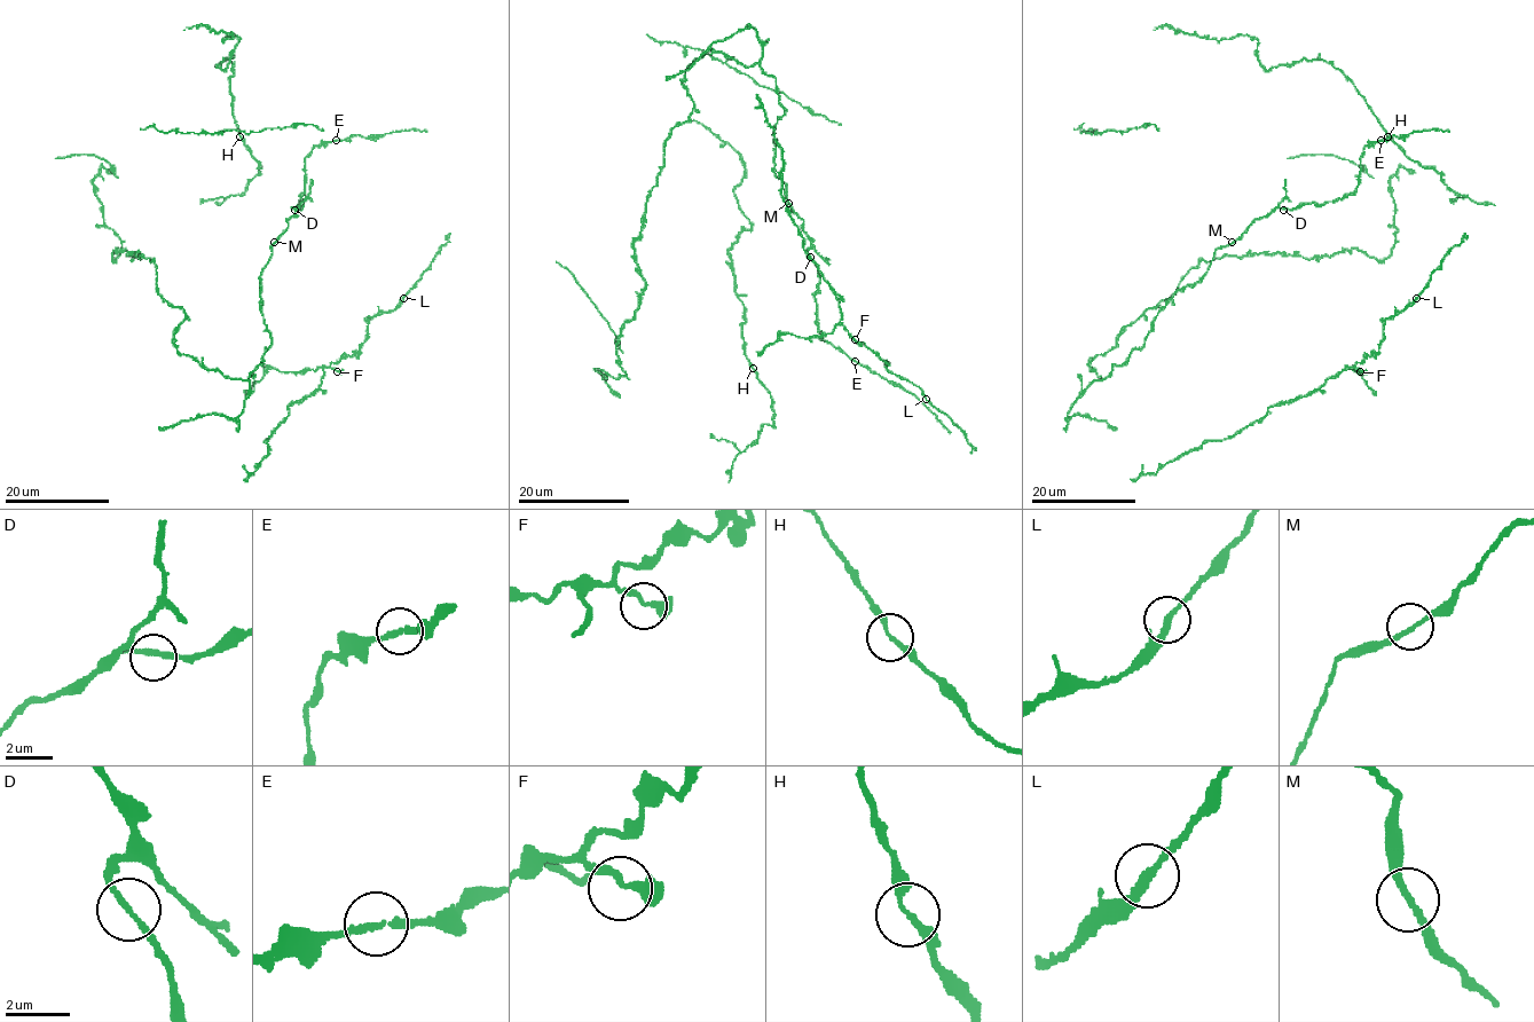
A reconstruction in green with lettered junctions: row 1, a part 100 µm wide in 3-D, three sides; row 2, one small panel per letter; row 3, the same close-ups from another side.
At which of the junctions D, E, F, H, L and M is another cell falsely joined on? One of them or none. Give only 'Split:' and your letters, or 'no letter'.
Split: no letter

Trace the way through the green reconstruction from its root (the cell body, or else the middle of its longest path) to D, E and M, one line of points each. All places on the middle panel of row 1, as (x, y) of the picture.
D: (777, 177), (787, 185), (789, 206), (803, 221), (803, 232), (810, 242), (810, 257)
E: (777, 177), (787, 185), (787, 202), (810, 242), (808, 254), (820, 277), (815, 295), (820, 336), (855, 361)
M: (777, 177), (787, 185), (788, 203)

